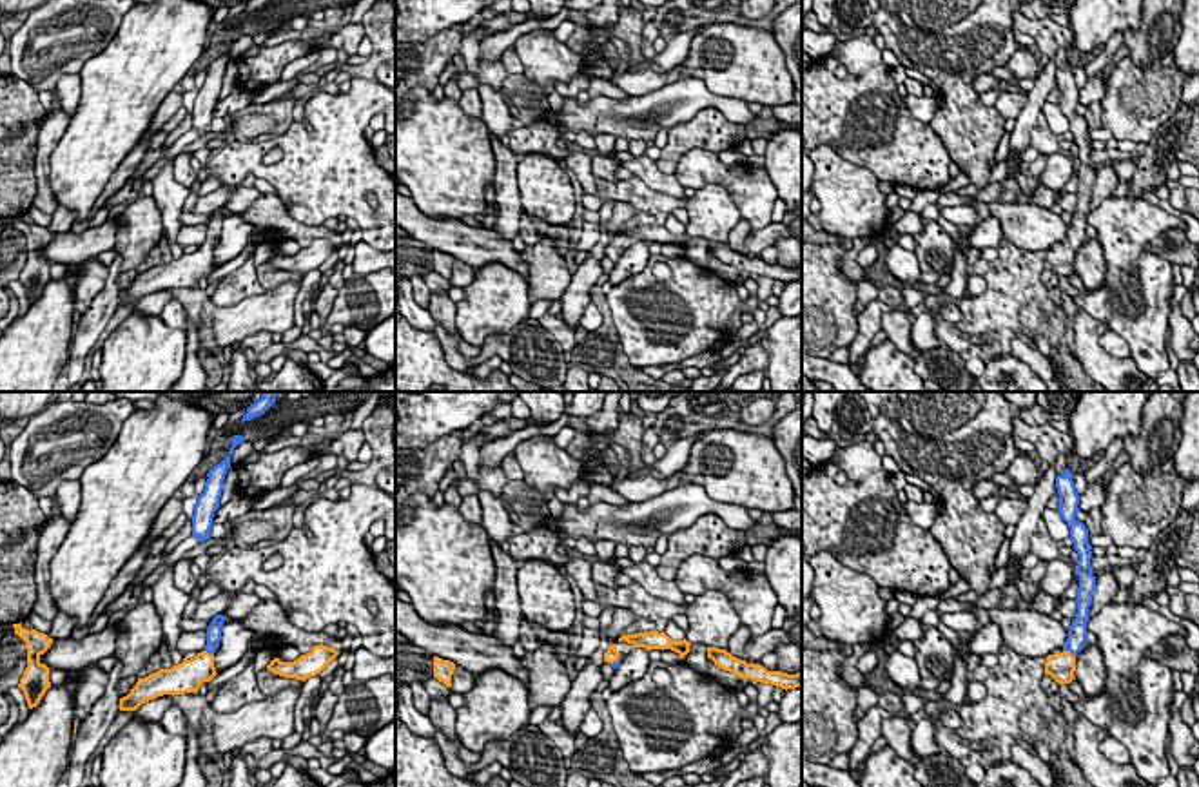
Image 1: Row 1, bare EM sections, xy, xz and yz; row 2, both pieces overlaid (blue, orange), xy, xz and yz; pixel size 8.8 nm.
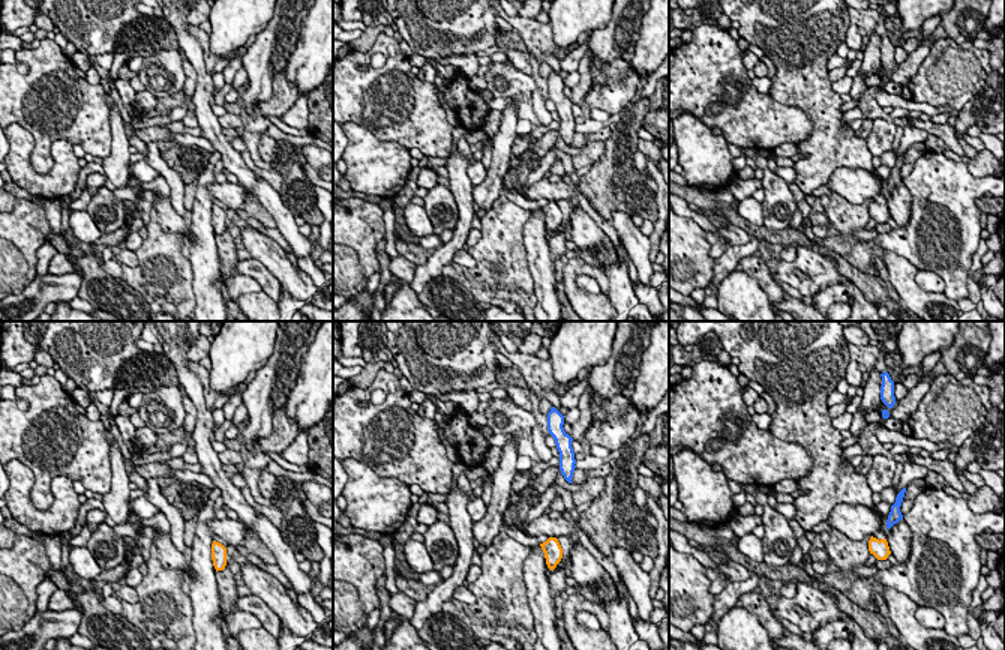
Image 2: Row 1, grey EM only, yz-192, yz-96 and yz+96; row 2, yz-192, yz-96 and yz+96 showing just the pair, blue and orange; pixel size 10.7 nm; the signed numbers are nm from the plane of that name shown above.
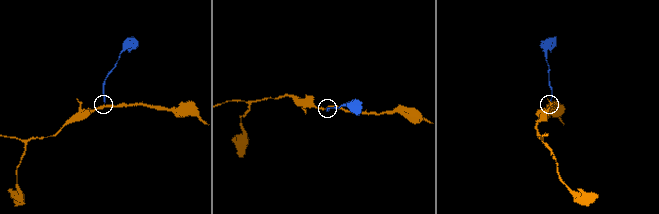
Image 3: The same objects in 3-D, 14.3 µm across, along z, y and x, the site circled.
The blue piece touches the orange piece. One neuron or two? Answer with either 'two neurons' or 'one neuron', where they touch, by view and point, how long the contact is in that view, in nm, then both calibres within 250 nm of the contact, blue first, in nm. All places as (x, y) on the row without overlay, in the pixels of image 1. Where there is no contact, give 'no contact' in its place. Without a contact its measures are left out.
one neuron; contact yz (1069, 243); length 130 nm; calibres 160 and 240 nm

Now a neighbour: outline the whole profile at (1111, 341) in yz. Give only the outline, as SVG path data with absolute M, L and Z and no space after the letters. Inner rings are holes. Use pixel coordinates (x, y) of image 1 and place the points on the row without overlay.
M1106 330L1101 337L1099 337L1099 345L1105 352L1108 352L1112 357L1130 357L1130 346L1126 343L1125 337L1121 337L1117 332L1114 330Z

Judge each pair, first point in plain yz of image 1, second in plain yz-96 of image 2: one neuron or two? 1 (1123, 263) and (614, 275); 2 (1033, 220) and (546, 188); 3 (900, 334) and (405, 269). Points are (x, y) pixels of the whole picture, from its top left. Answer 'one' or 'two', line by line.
1: one
2: one
3: one

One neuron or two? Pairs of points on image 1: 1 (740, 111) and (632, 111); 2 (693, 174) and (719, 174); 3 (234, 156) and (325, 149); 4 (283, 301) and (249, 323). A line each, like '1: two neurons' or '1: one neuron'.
1: one neuron
2: one neuron
3: one neuron
4: one neuron

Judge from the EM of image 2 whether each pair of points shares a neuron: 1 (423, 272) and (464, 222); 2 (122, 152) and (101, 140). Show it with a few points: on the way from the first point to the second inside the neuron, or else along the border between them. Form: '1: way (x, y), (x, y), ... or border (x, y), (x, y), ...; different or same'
1: way (437, 261), (459, 236); same
2: border (110, 108), (111, 152), (102, 159); different

